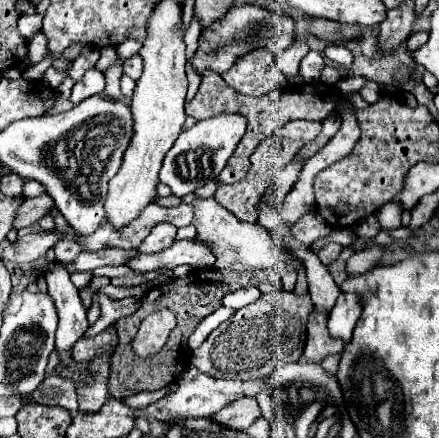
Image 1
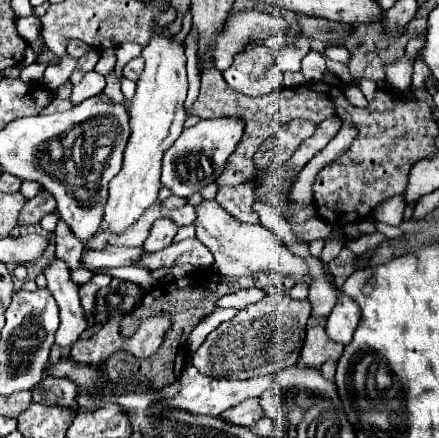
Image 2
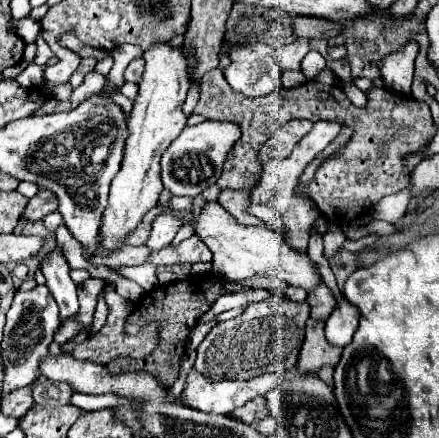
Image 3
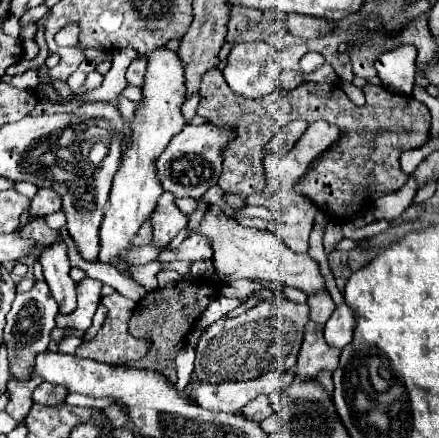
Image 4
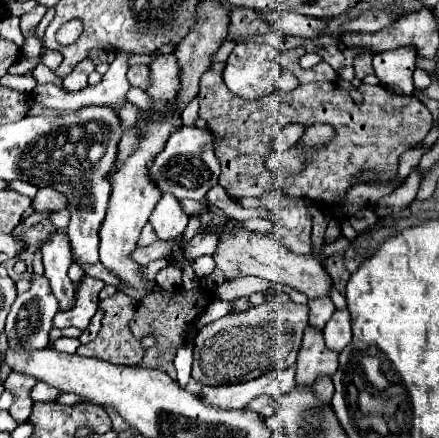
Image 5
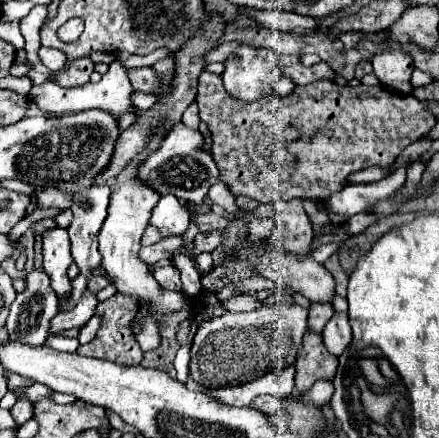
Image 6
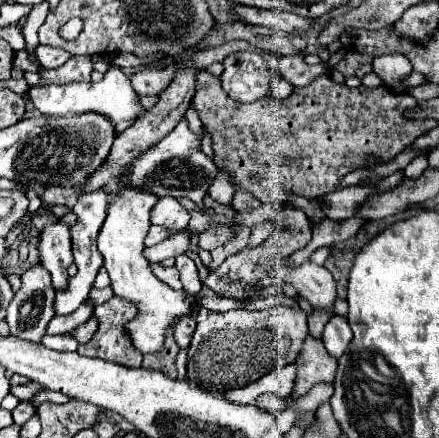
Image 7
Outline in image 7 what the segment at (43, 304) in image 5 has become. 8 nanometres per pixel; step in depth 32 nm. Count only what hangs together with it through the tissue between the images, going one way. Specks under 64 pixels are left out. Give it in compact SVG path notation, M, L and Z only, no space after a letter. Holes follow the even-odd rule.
M36 262L28 270L24 270L20 280L22 280L22 288L18 292L14 292L14 298L10 300L8 310L6 310L6 320L10 324L10 334L18 336L18 338L24 338L24 340L40 342L42 336L44 336L46 324L52 320L54 288L52 288L50 272L40 262Z

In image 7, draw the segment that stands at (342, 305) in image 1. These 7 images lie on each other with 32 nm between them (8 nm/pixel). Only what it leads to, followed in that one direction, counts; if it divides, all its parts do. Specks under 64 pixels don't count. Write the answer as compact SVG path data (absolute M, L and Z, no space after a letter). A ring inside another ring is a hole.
M334 316L324 328L322 342L332 358L340 358L346 352L348 344L352 342L352 330L348 326L348 320Z

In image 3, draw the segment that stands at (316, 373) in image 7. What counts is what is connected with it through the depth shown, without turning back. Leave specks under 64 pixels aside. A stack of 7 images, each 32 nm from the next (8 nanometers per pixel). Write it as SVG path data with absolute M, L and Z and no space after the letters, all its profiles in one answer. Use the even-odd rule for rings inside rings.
M310 318L306 324L306 336L304 336L304 344L302 344L296 368L304 374L316 374L324 366L336 368L340 354L342 354L342 348L336 348L326 342L324 322L316 322Z

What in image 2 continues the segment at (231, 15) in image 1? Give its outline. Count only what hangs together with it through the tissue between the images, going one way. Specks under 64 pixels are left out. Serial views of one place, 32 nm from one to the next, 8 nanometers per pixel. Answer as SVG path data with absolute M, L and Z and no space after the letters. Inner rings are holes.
M244 10L244 12L238 12L236 16L232 16L226 26L224 26L224 32L220 34L220 38L214 42L214 50L210 52L216 60L216 68L218 70L226 70L230 64L232 64L232 56L240 50L244 50L248 46L248 42L254 42L254 44L262 44L266 42L270 48L280 50L284 44L286 44L286 32L288 24L284 22L284 18L280 16L270 16L270 14L262 14L262 12L256 12L256 10Z

